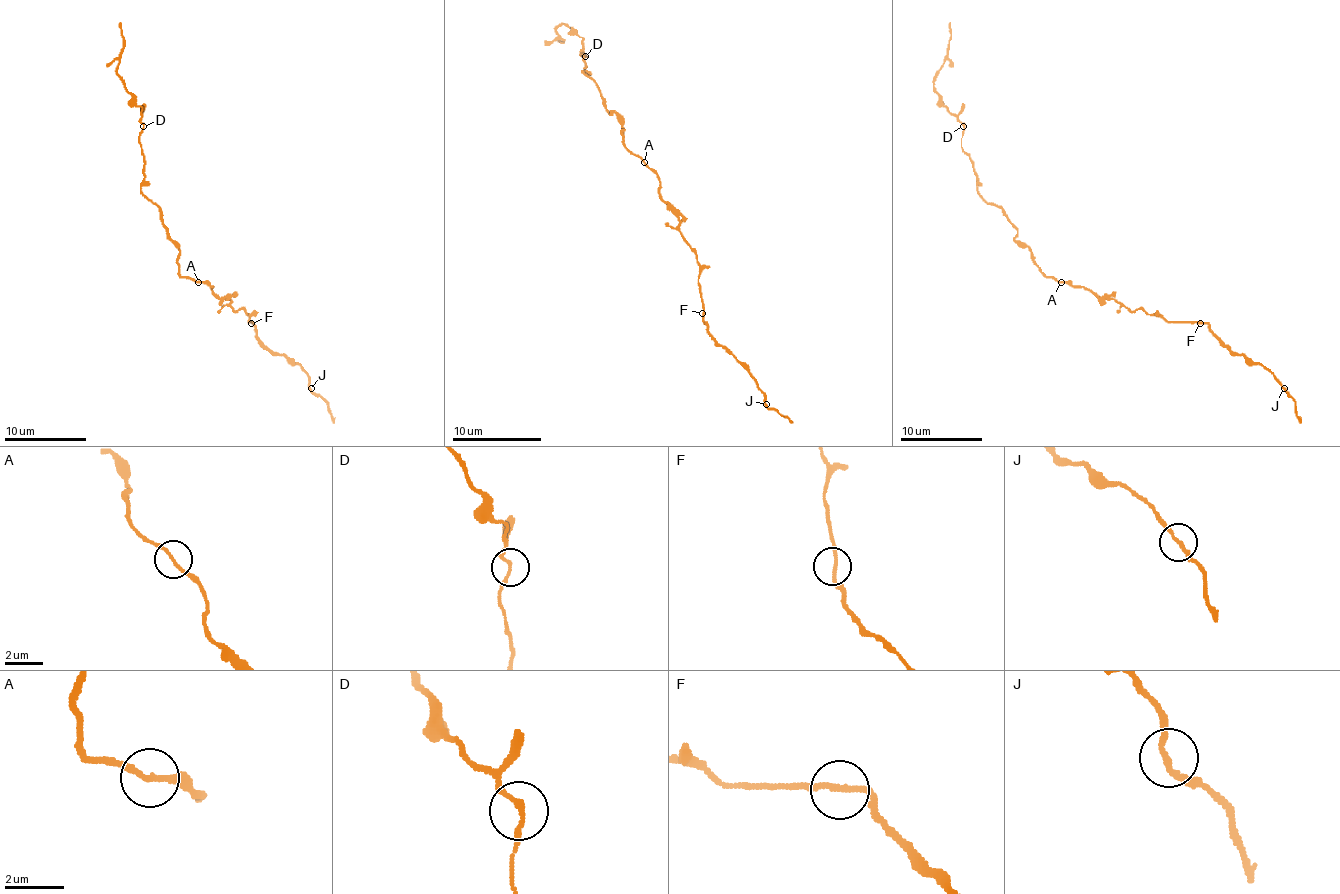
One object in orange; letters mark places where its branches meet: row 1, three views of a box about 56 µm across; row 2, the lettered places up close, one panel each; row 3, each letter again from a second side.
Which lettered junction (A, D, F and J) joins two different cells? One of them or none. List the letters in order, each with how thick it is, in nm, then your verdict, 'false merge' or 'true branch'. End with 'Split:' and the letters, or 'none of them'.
A: 160 nm | true branch
D: 160 nm | true branch
F: 170 nm | true branch
J: 170 nm | true branch
Split: none of them

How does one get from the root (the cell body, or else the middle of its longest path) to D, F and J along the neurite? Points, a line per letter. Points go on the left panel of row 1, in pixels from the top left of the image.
D: (194, 280), (180, 274), (180, 249), (169, 239), (161, 210), (141, 190), (145, 155), (139, 132), (143, 126)
F: (194, 280), (206, 282), (216, 294), (229, 298), (231, 306), (241, 308), (251, 323)
J: (194, 280), (229, 298), (235, 310), (241, 308), (270, 349), (300, 366), (311, 388)

